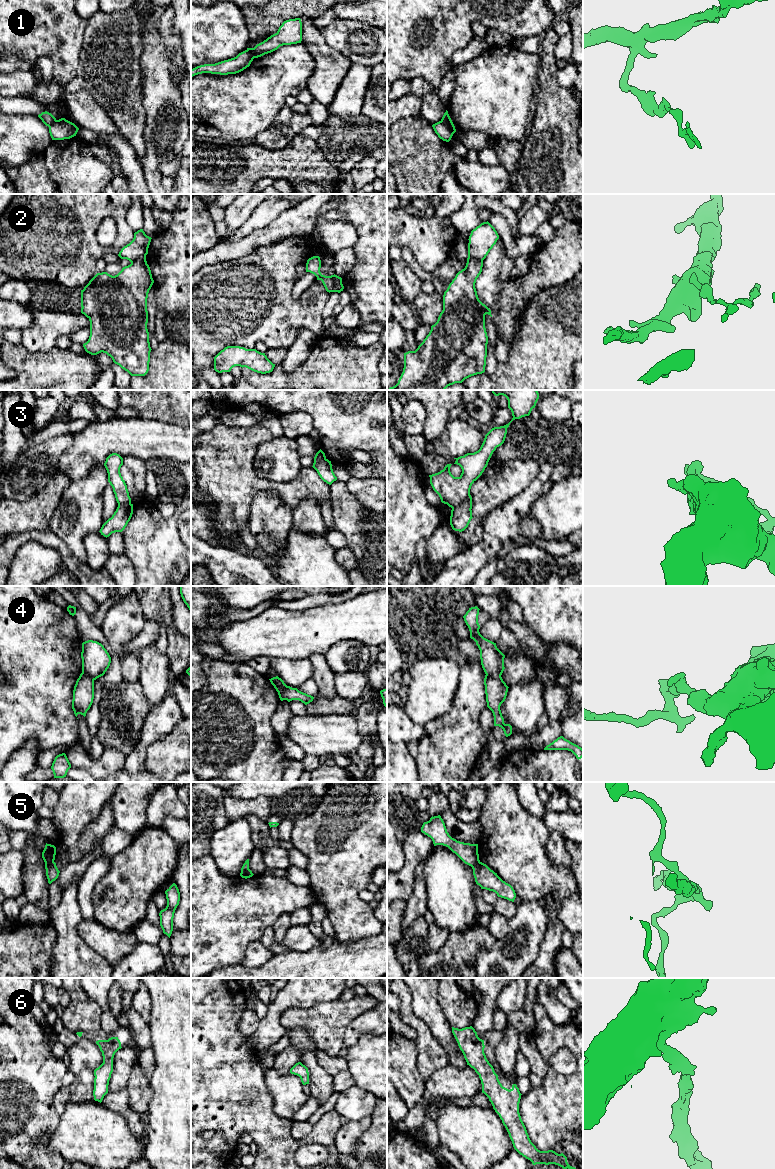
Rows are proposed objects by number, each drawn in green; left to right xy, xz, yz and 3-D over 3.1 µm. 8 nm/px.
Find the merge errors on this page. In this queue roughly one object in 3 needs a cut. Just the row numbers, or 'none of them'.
1, 2, 3, 4, 5

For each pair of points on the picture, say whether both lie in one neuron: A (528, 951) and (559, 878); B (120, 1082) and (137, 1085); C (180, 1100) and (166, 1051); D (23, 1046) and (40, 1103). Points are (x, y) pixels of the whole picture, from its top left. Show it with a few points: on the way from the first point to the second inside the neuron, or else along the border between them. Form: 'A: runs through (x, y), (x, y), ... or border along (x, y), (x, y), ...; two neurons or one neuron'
A: border along (528, 901), (550, 897), (547, 922); two neurons
B: border along (136, 1061), (132, 1067), (126, 1087); two neurons
C: runs through (180, 1088), (180, 1065), (178, 1063); one neuron
D: runs through (23, 1060), (23, 1086), (26, 1089); one neuron

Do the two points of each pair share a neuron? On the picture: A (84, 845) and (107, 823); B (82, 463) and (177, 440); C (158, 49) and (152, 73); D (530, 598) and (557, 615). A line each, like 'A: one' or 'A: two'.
A: one
B: one
C: one
D: one

